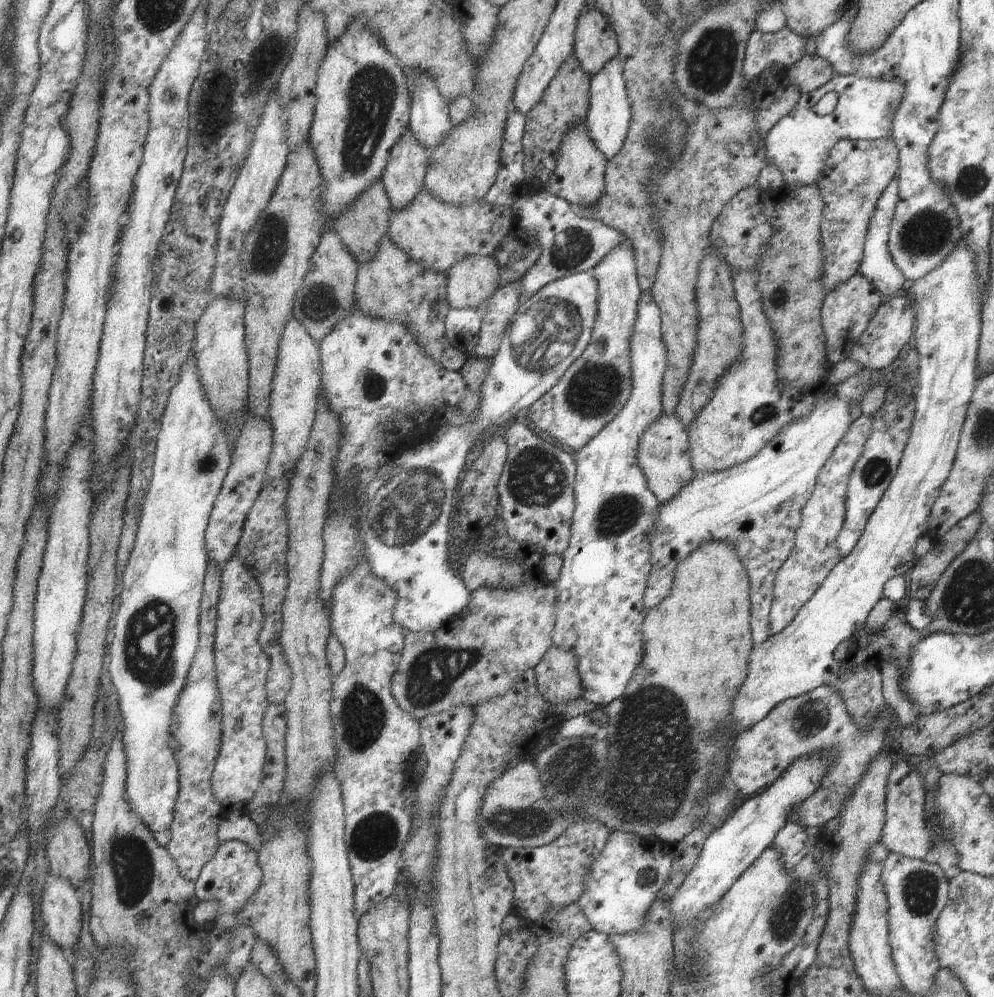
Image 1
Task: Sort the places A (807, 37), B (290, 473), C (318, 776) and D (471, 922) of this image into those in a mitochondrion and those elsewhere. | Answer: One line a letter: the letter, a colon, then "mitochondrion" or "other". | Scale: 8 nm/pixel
A: other
B: other
C: other
D: mitochondrion

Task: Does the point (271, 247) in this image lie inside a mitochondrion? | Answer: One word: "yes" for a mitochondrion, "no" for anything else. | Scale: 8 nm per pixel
yes

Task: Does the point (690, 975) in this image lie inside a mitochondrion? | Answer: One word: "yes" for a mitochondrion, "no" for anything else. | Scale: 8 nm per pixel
no

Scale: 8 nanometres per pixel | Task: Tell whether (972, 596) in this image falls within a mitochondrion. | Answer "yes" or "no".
yes

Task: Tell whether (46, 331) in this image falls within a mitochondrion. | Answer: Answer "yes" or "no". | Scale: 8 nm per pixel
no

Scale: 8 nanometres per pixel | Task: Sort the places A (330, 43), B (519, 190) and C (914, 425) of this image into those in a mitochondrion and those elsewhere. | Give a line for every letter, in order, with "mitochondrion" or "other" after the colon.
A: other
B: other
C: other

